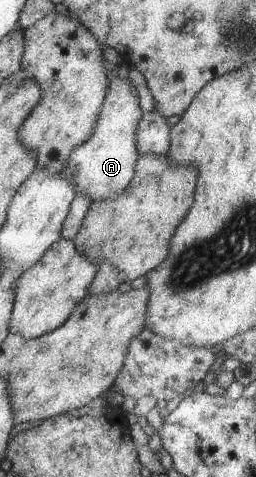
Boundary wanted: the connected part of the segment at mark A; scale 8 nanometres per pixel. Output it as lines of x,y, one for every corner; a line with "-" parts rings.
116,77
110,82
105,106
94,135
70,155
68,168
63,172
66,179
76,185
77,193
84,193
92,197
93,201
108,201
109,198
124,193
130,183
133,183
140,158
138,125
145,113
140,107
140,91
128,79

